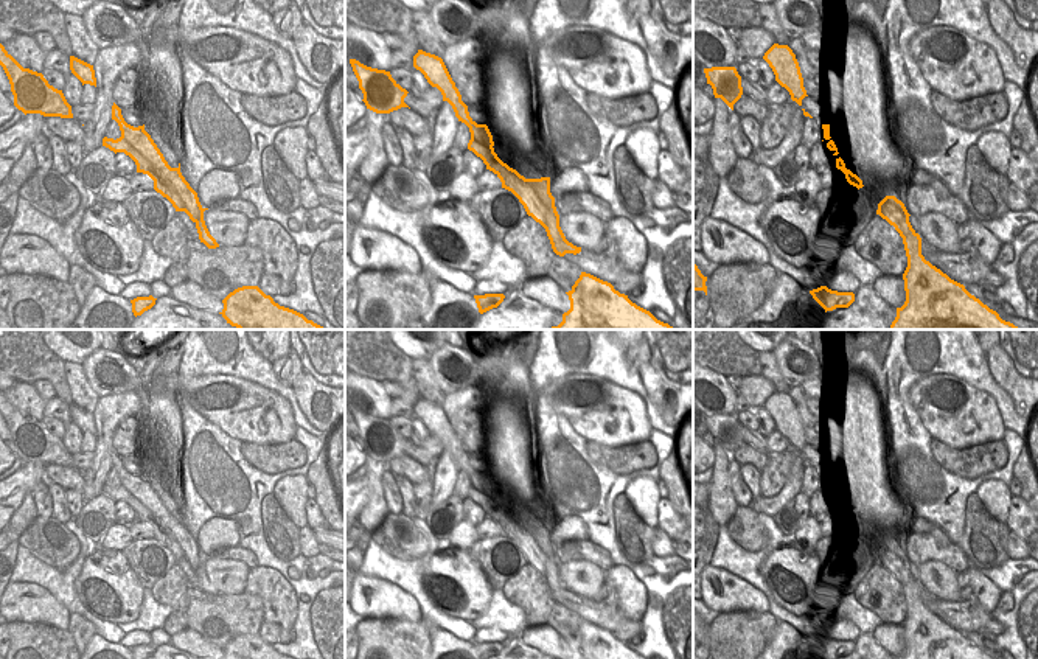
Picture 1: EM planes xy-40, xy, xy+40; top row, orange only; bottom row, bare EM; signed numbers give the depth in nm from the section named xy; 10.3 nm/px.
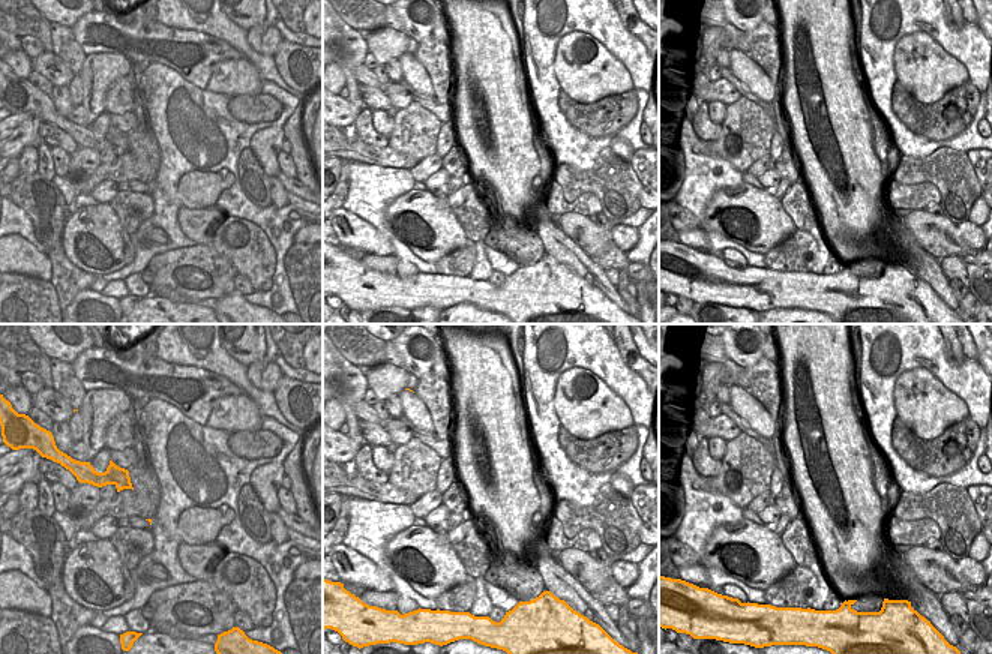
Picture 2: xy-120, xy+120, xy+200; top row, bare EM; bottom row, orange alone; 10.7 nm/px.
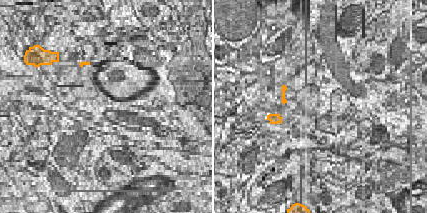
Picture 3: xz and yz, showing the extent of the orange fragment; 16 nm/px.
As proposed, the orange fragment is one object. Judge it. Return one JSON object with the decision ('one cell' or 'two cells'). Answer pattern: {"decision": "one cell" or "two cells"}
{"decision": "one cell"}

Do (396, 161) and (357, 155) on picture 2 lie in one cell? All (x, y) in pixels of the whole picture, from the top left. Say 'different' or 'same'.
same

